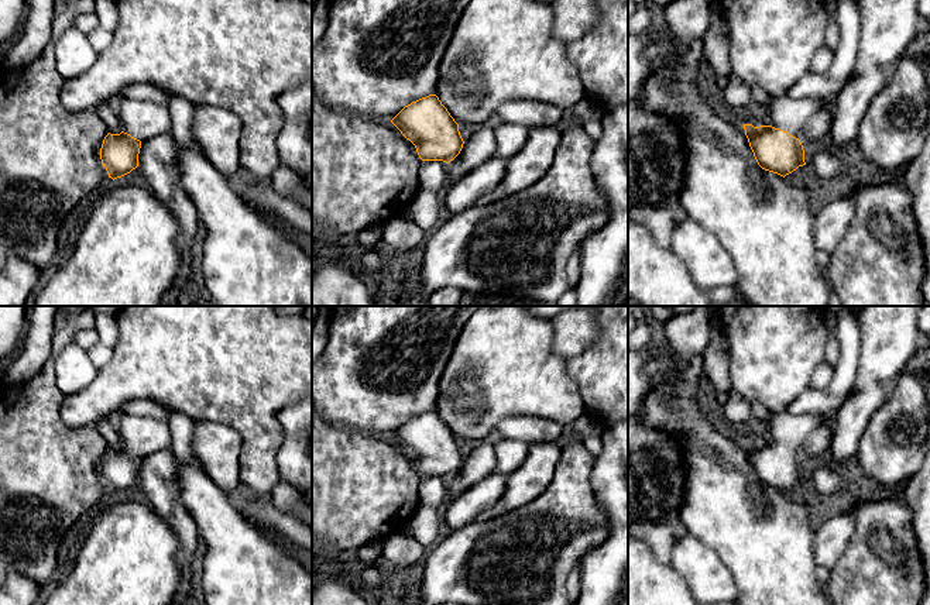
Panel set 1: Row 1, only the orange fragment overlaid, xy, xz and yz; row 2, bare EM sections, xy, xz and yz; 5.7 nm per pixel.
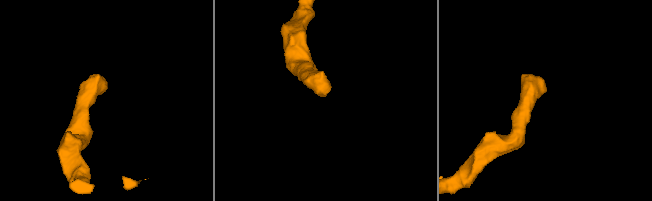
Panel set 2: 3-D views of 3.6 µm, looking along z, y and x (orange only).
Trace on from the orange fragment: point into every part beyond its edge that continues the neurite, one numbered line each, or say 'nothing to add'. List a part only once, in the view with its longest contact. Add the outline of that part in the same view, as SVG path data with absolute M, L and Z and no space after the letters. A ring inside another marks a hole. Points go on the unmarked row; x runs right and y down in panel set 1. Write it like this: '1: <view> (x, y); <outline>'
1: yz (789, 430); M769 412L766 424L772 436L772 443L787 447L790 451L800 456L807 437L816 429L831 423L819 415L790 415L787 412Z

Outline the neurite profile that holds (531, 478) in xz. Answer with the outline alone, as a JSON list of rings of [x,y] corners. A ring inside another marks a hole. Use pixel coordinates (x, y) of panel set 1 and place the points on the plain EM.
[[[559,443],[529,444],[525,461],[507,475],[502,496],[481,512],[476,522],[488,522],[536,499],[552,482],[560,454]]]

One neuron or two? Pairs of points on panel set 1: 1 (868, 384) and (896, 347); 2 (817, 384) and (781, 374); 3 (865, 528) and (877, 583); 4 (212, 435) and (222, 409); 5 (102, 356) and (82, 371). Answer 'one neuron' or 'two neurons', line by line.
1: one neuron
2: two neurons
3: one neuron
4: two neurons
5: two neurons

